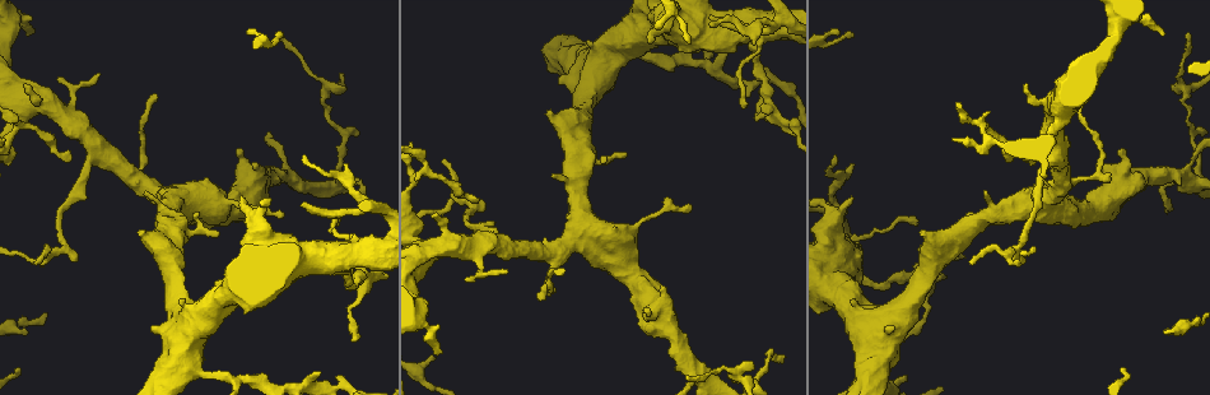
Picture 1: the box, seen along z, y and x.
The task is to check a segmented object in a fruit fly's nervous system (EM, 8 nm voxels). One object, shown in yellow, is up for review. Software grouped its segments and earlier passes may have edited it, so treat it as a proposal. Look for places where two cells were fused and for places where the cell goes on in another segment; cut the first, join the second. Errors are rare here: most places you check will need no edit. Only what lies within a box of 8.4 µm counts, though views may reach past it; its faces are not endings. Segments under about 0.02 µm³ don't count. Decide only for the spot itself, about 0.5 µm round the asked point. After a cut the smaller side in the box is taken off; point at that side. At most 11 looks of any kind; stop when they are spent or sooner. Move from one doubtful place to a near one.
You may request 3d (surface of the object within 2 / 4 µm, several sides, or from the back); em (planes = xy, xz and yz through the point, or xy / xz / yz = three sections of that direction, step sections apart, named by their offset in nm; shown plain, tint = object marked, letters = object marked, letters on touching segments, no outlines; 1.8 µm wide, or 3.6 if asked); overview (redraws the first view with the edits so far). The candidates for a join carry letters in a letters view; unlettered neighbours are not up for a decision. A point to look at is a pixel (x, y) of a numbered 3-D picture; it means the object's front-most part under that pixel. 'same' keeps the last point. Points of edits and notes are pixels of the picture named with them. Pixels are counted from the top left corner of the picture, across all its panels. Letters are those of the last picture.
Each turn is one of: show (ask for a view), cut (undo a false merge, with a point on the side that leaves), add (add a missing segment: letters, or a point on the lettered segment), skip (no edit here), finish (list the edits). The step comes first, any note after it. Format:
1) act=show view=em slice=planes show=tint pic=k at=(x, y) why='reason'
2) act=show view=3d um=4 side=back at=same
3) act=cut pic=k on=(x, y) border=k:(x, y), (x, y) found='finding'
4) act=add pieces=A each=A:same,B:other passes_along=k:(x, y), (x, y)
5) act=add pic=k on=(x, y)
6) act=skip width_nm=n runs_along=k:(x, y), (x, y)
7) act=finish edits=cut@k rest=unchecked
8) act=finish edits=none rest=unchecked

act=show view=3d um=4 pic=1 at=(710, 25) why='thin end'

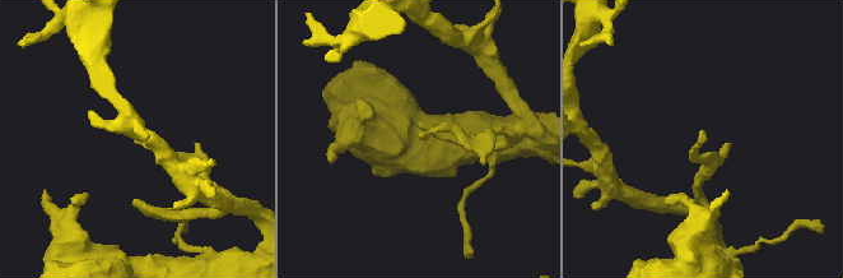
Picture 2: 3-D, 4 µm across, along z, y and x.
act=show view=em slice=planes show=letters pic=2 at=(702, 131)

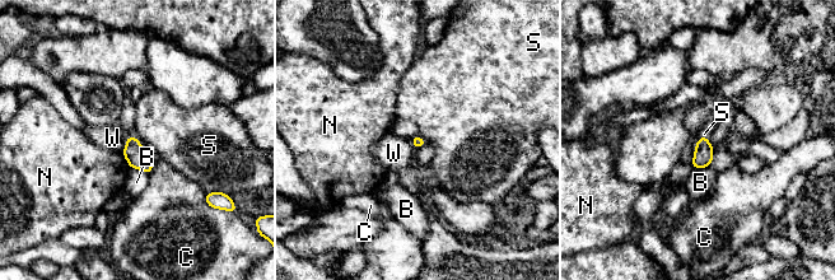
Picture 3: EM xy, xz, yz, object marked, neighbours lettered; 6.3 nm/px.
act=skip each=B:other,C:other,N:other,S:other,W:other border=3:(133, 135), (141, 143) found='none of them fits'

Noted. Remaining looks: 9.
act=show view=3d um=4 side=back pic=1 at=(346, 271) why='thin neck'

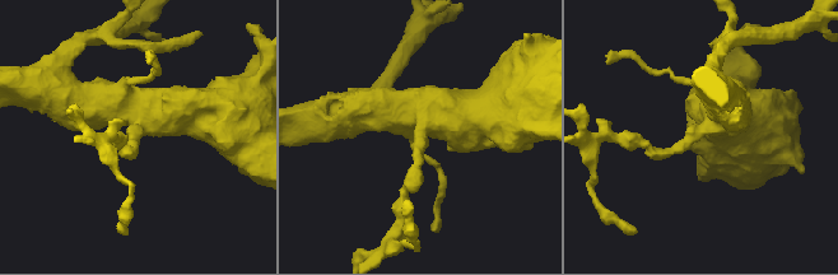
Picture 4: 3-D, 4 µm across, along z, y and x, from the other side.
act=show view=em um=3.6 slice=planes show=tint pic=4 at=(422, 128) why='now the EM'

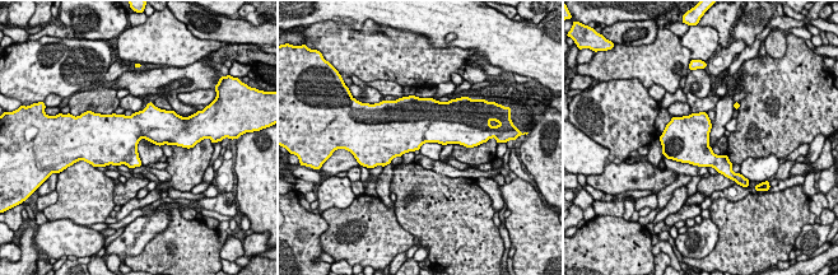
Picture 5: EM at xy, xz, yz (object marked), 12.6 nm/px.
act=show view=em um=3.6 slice=planes show=letters at=same

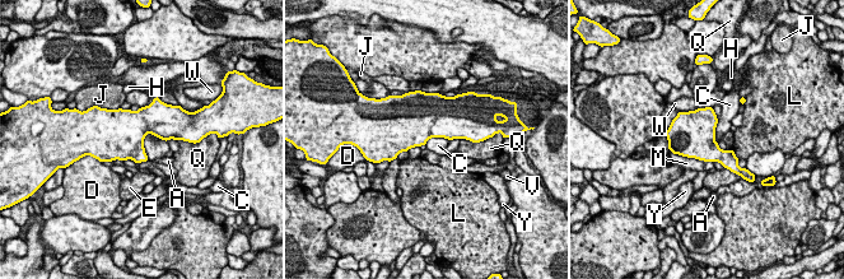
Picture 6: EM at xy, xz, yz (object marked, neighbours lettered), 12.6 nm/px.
act=skip each=A:other,C:other,D:other,E:other,H:other,J:other,L:other,M:other,Q:other,V:other,W:other,Y:other border=6:(152, 133), (144, 136), (148, 159) found='all the same cell'

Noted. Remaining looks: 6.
act=show view=em um=3.6 slice=xz step=4 show=plain pic=1 at=(199, 370) why='thick turns thin'

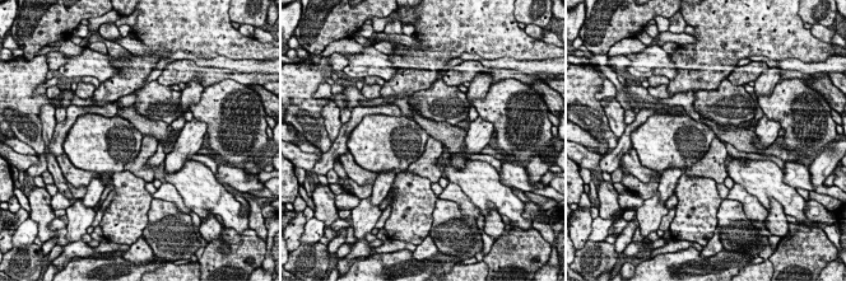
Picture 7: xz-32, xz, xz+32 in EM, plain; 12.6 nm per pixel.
act=show view=em um=3.6 slice=xz step=4 show=tint at=same why='with the object marked'

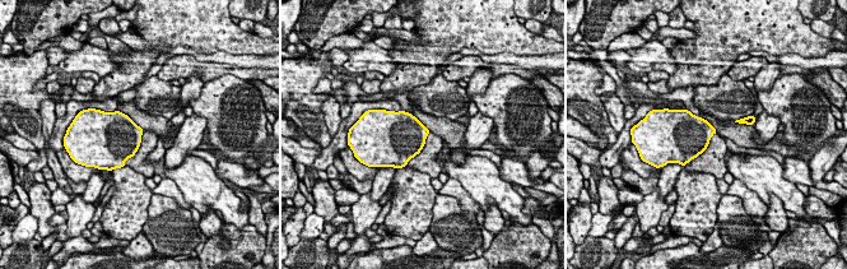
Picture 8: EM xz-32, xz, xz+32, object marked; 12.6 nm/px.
act=show view=em um=3.6 slice=xz step=4 show=letters at=same

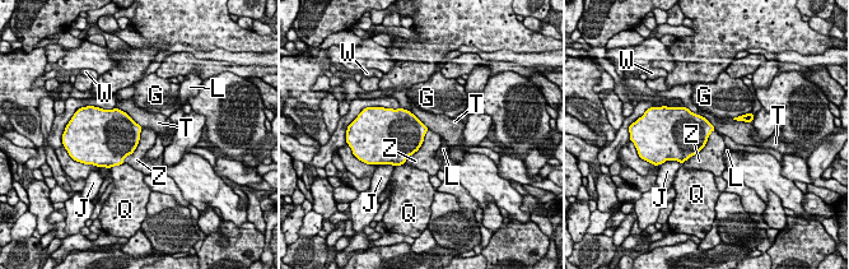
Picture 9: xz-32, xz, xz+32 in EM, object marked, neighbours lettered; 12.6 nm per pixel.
act=skip longest_contact=Z:600nm each=G:other,J:other,L:other,Q:other,T:other,W:other,Z:other border=9:(714, 129), (707, 143), (681, 163) found='continuous, no second cell'

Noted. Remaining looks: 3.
act=show view=em slice=planes show=letters pic=1 at=(1008, 254) why='abrupt turn'

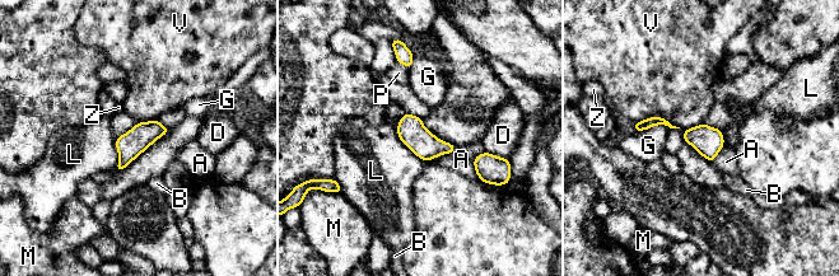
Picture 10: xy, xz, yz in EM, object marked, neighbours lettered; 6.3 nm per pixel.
act=skip width_nm=170 longest_contact=V:300nm each=A:other,B:other,D:other,G:other,L:other,M:other,P:other,V:other,Z:other found='continuous, no second cell'

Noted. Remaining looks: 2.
act=finish edits=none rest=unchecked

